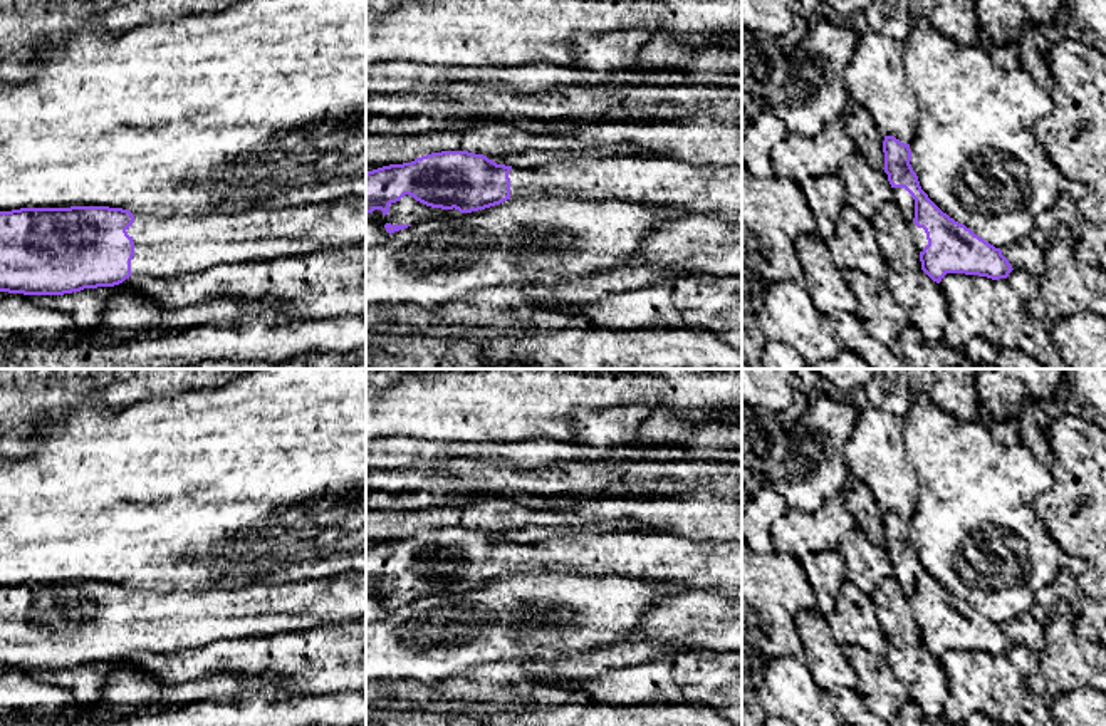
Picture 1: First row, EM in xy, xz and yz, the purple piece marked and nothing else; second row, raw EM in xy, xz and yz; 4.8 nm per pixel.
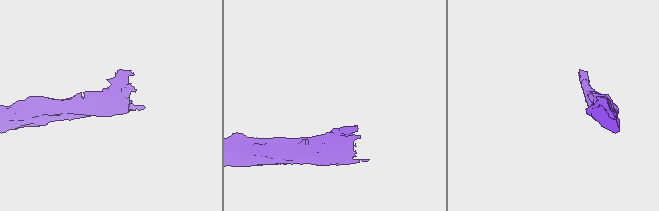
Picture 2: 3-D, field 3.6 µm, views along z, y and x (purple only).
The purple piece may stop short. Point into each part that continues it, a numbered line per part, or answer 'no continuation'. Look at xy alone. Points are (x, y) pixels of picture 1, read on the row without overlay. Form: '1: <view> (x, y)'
1: xy (170, 622)

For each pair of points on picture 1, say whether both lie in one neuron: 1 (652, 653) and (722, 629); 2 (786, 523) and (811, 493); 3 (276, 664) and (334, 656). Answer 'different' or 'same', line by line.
1: different
2: different
3: same

